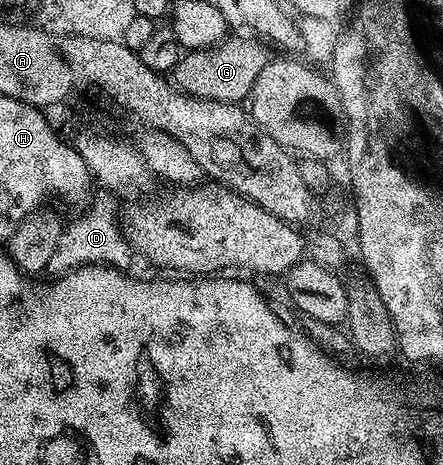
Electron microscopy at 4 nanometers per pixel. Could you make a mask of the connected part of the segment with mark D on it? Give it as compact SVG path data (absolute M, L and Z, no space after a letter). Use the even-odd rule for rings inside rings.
M97 188L89 207L69 226L61 230L58 246L54 249L46 269L47 276L52 279L67 275L79 267L112 266L116 270L129 270L132 258L131 244L124 233L120 215L121 199L117 192Z

